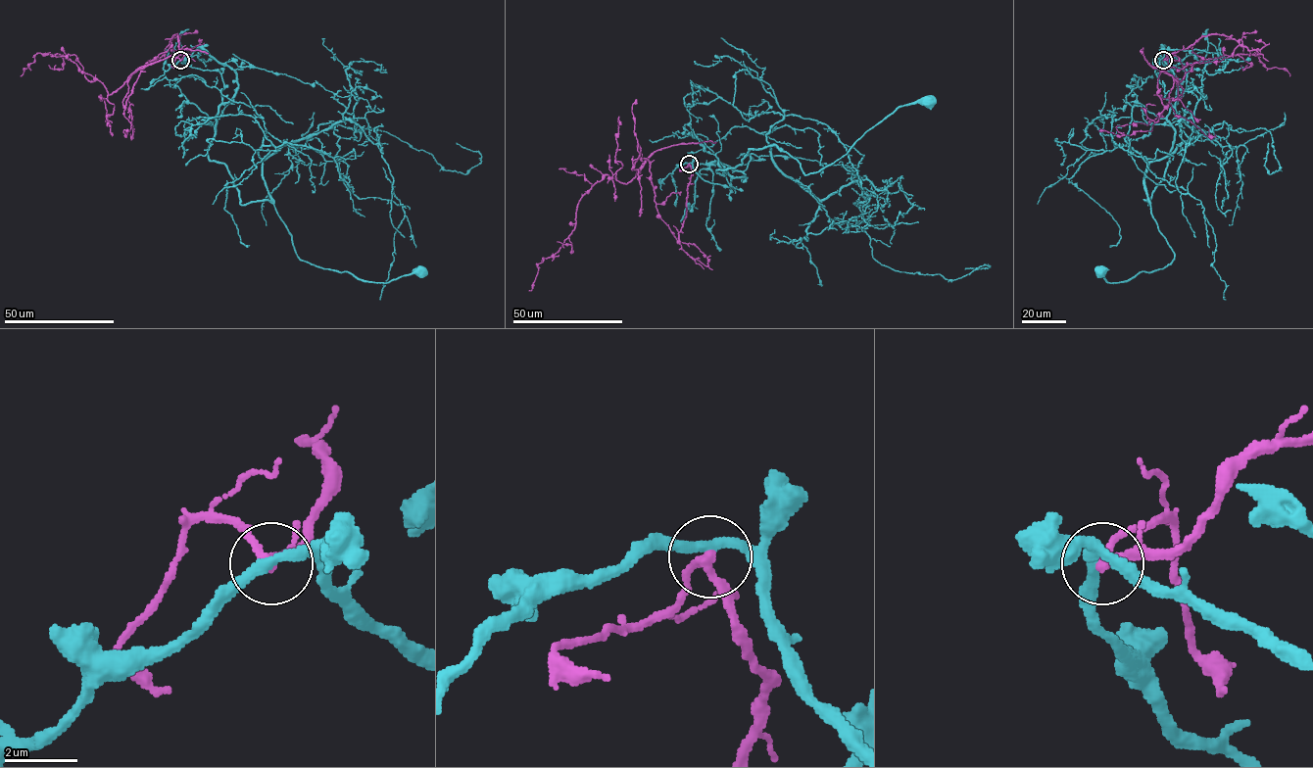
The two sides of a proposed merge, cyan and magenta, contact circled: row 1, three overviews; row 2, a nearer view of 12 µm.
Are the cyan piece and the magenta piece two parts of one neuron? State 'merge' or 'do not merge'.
do not merge

